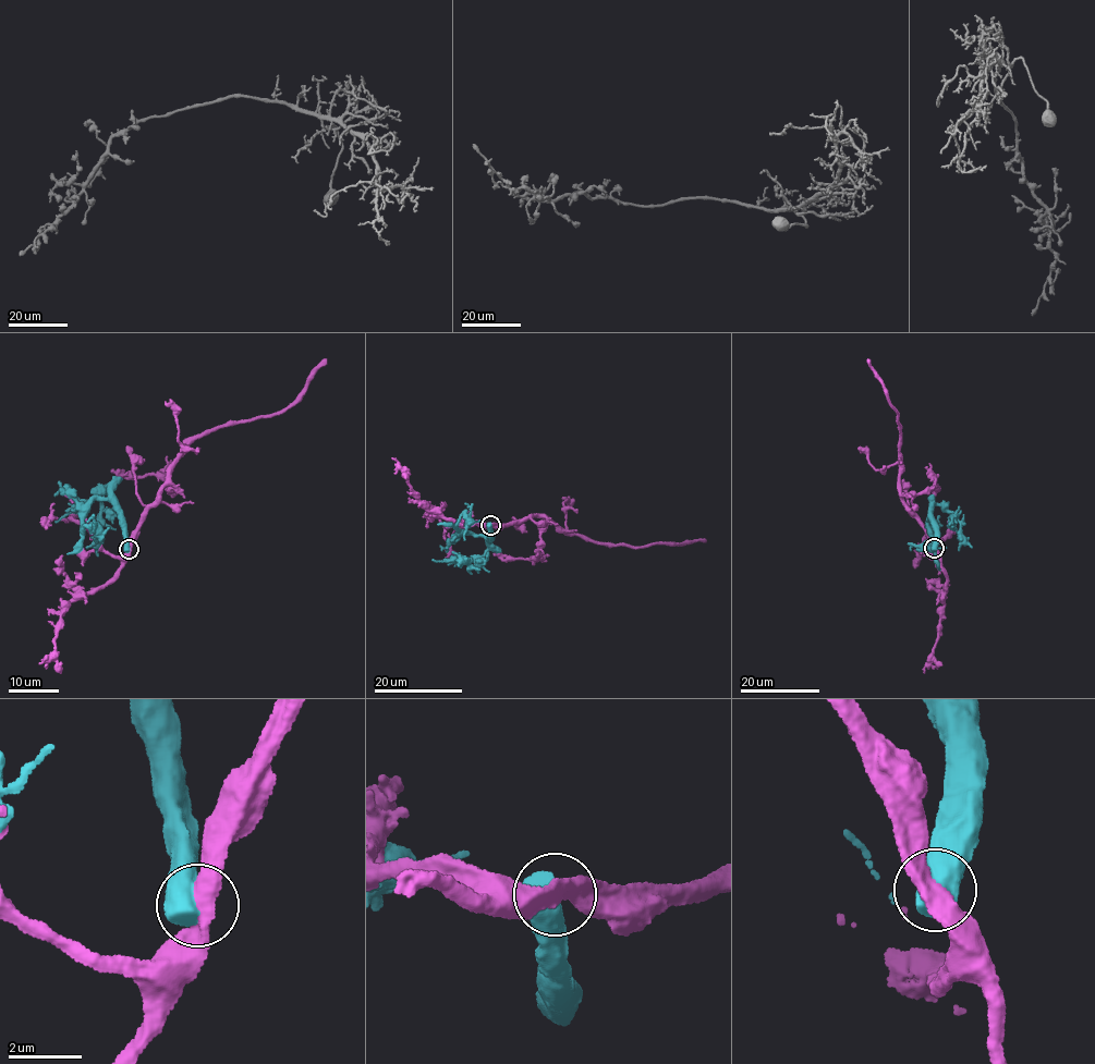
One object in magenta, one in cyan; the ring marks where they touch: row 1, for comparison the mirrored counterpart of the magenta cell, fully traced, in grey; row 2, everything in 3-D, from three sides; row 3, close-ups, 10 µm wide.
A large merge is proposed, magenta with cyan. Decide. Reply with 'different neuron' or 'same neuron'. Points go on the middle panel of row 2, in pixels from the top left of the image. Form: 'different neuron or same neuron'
different neuron

